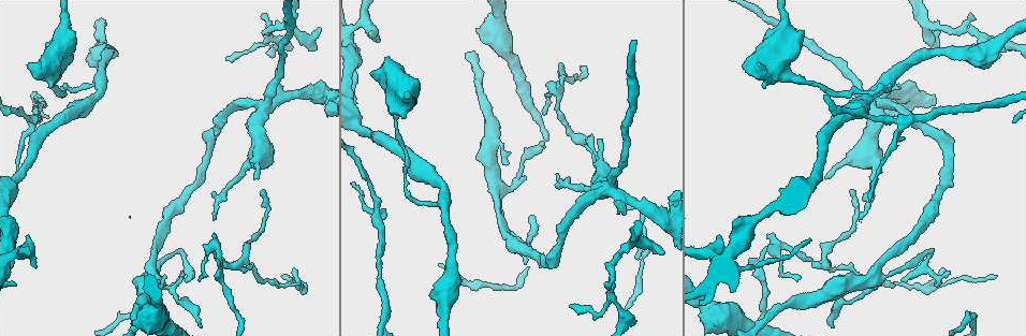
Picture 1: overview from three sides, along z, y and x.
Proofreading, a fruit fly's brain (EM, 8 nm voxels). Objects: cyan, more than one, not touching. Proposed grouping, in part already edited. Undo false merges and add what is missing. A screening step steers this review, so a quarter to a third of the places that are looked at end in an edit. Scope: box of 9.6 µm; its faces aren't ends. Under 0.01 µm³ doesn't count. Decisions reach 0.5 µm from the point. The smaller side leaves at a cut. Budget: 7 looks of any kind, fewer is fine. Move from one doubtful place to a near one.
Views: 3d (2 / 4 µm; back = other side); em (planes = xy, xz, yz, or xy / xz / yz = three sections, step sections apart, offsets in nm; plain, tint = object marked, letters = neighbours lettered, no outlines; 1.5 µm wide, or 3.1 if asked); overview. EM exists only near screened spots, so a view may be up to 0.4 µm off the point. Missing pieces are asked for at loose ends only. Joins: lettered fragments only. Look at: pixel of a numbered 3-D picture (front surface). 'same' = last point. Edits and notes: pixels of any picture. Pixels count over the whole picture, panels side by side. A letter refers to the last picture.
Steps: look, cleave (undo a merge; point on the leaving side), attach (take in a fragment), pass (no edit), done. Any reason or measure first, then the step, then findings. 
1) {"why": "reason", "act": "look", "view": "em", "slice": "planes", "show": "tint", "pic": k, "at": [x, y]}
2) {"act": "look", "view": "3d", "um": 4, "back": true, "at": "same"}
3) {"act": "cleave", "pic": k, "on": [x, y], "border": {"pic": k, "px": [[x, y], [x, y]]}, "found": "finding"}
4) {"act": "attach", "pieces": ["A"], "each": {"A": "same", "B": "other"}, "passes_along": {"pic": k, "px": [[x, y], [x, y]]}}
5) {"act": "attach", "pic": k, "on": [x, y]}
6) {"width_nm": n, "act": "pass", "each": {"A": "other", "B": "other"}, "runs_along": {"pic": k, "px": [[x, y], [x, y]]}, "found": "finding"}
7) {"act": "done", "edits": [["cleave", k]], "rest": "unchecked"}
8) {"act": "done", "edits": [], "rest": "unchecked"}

{"why": "sudden change in width", "act": "look", "view": "em", "slice": "yz", "step": 4, "show": "tint", "pic": 1, "at": [802, 82]}

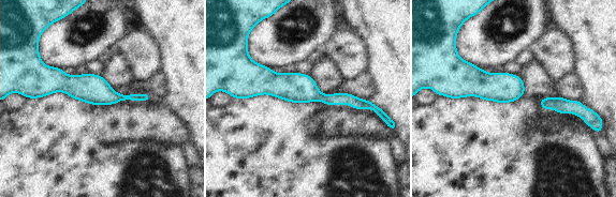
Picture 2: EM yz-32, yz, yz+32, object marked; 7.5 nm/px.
{"act": "look", "view": "em", "slice": "planes", "show": "letters", "at": "same"}

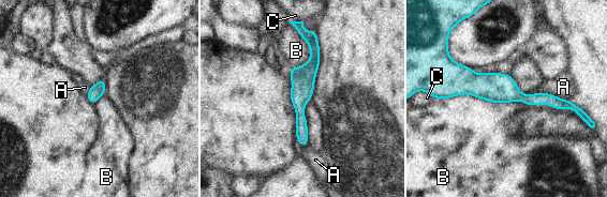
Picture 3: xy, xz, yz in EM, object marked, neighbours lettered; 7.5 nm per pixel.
{"longest_contact_nm": ["B", 650], "act": "pass", "each": {"A": "other", "B": "other", "C": "other"}, "found": "one neuron here"}

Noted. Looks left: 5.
{"why": "two arms in line, one across", "act": "look", "view": "3d", "um": 4, "back": true, "pic": 1, "at": [375, 216]}

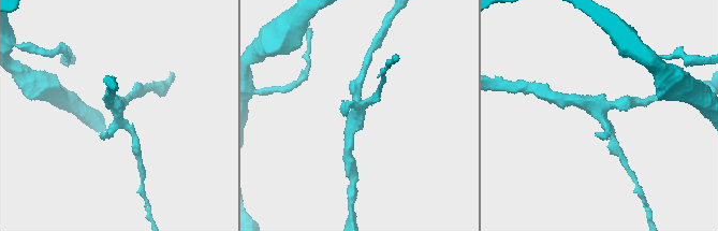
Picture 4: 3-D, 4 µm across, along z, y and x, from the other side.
{"act": "look", "view": "em", "slice": "planes", "show": "letters", "pic": 4, "at": [115, 104]}

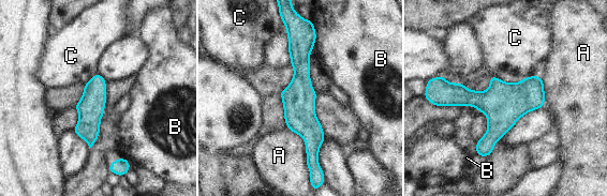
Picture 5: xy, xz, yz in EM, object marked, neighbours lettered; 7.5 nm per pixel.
{"width_nm": 200, "act": "pass", "each": {"A": "other", "B": "other", "C": "other"}, "border": {"pic": 5, "px": [[489, 75], [511, 83], [529, 76]]}, "found": "continuous, no second neuron"}

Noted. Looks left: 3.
{"why": "sharp bend", "act": "look", "view": "em", "slice": "xy", "step": 4, "show": "tint", "pic": 1, "at": [607, 191]}

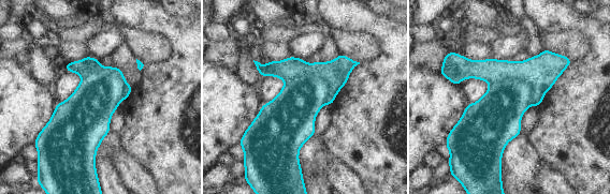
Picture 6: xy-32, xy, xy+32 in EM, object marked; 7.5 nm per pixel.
{"why": "another direction", "act": "look", "view": "em", "slice": "planes", "show": "letters", "at": "same"}

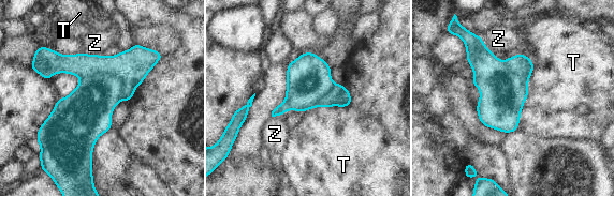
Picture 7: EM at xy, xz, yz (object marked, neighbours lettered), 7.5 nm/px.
{"act": "cleave", "pic": 7, "on": [93, 100], "each": {"T": "other", "Z": "other"}, "border": {"pic": 7, "px": [[81, 78], [108, 72], [122, 99]]}, "found": "a second neuron is stuck on"}

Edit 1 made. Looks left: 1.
{"act": "done", "edits": [["cleave", 7]], "rest": "unchecked"}

